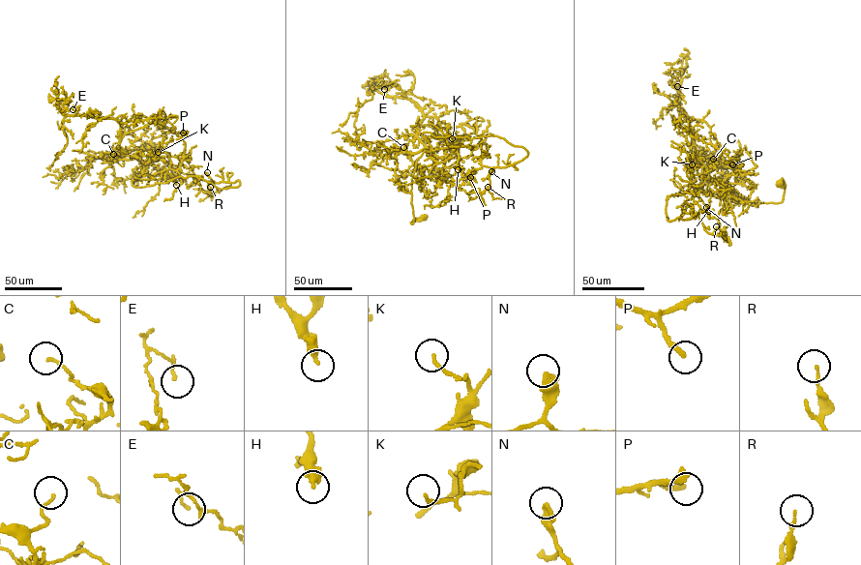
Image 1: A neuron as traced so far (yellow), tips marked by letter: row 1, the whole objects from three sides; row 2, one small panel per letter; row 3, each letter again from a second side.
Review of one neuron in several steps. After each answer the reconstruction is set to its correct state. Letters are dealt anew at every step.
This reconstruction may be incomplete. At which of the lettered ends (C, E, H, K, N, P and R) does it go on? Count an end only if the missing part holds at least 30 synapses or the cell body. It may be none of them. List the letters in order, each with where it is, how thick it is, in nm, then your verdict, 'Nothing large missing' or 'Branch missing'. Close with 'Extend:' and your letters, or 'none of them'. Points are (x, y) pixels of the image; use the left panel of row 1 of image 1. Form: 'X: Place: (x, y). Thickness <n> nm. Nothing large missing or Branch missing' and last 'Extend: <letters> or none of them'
C: Place: (113, 154). Thickness 120 nm. Nothing large missing
E: Place: (73, 109). Thickness 120 nm. Nothing large missing
H: Place: (176, 185). Thickness 320 nm. Nothing large missing
K: Place: (158, 152). Thickness 130 nm. Nothing large missing
N: Place: (207, 172). Thickness 340 nm. Nothing large missing
P: Place: (183, 133). Thickness 240 nm. Nothing large missing
R: Place: (210, 187). Thickness 120 nm. Nothing large missing
Extend: none of them

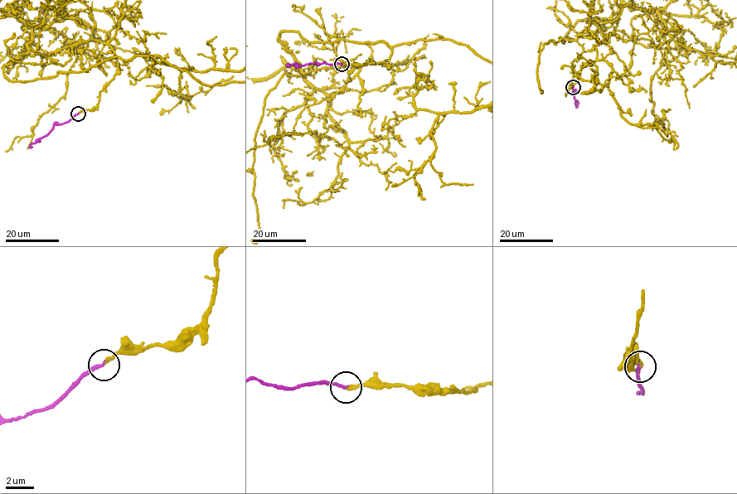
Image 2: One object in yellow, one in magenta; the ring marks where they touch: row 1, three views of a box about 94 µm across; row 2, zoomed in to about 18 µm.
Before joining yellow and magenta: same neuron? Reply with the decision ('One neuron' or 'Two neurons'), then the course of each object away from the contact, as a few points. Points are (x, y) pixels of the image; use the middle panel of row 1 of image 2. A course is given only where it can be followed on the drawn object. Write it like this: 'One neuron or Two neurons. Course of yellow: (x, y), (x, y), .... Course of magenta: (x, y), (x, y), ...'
One neuron. Course of magenta: (341, 65), (325, 62), (286, 65)

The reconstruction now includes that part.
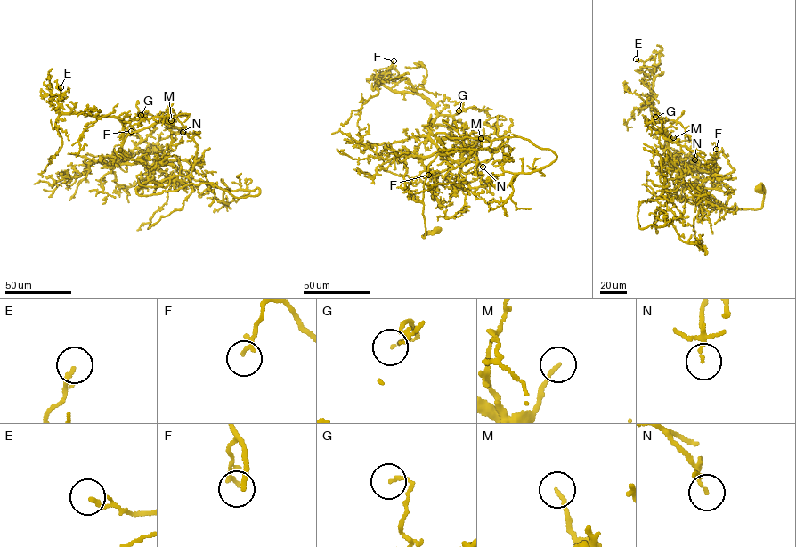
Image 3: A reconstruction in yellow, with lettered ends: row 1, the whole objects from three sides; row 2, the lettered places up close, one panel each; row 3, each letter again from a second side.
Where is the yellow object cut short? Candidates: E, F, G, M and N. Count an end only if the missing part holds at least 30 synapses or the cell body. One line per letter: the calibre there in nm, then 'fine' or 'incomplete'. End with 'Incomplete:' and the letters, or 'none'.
E: 120 nm | fine
F: 90 nm | fine
G: 120 nm | fine
M: 130 nm | fine
N: 100 nm | fine
Incomplete: none

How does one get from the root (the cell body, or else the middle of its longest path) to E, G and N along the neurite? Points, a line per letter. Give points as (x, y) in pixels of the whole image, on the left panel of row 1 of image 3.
E: (157, 151), (138, 191), (150, 170), (125, 157), (122, 122), (61, 113), (52, 101), (60, 87)
G: (157, 151), (148, 156), (150, 173), (138, 191), (150, 170), (125, 157), (122, 142), (125, 124), (141, 115)
N: (157, 151), (148, 156), (150, 173), (138, 191), (150, 170), (125, 157), (123, 140), (165, 121), (182, 132)

